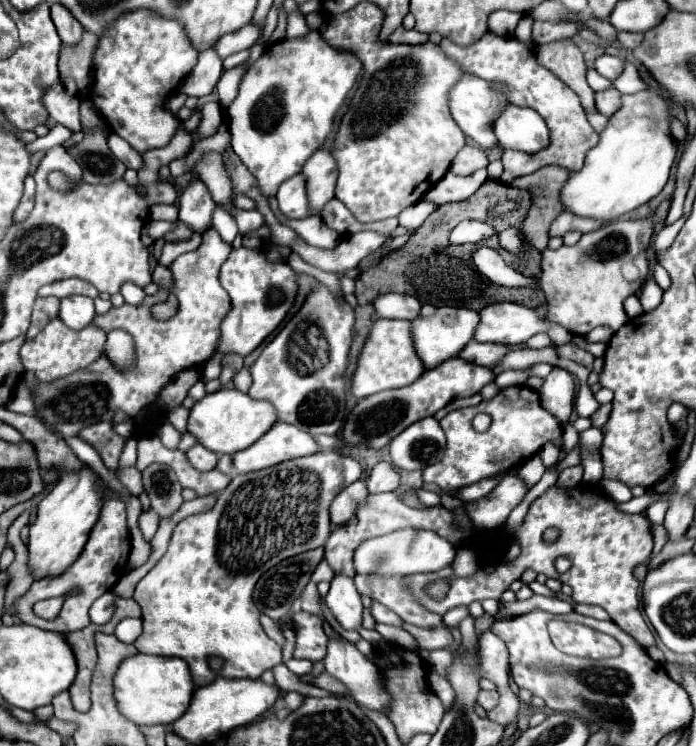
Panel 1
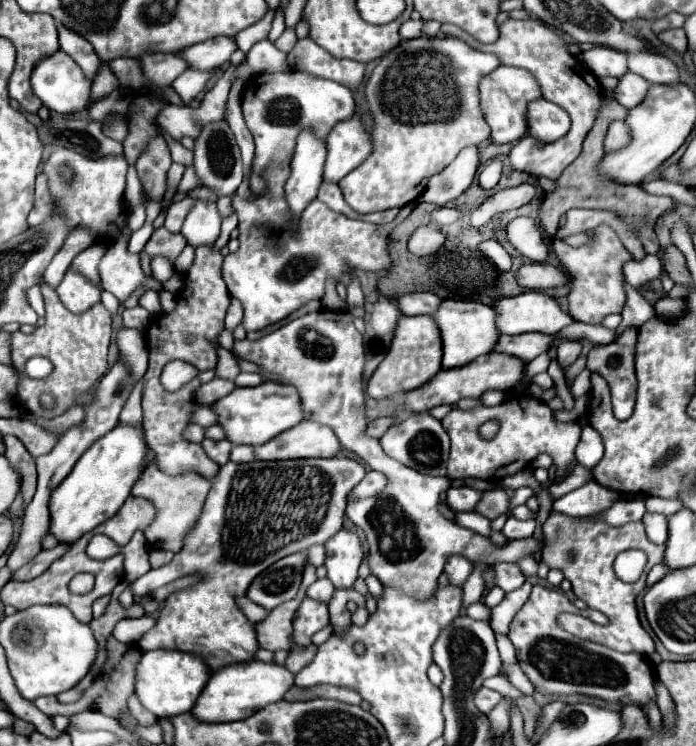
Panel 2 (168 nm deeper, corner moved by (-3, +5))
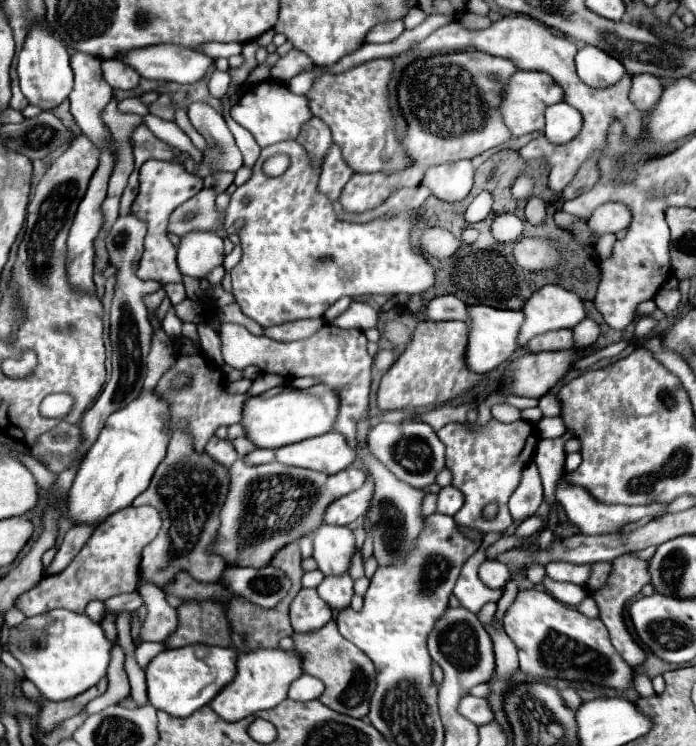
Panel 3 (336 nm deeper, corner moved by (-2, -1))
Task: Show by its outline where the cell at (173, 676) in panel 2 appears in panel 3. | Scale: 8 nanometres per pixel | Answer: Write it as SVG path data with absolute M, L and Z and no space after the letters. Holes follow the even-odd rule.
M196 643L180 649L168 649L156 655L146 667L148 699L156 709L162 709L174 717L188 717L200 707L208 705L234 677L236 651L232 647L208 647Z

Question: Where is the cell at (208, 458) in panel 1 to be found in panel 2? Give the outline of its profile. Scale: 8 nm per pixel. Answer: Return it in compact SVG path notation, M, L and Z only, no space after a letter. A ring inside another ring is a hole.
M203 439L201 447L205 449L205 453L219 465L225 465L229 461L229 451L231 451L231 443L229 441L211 441L211 439Z

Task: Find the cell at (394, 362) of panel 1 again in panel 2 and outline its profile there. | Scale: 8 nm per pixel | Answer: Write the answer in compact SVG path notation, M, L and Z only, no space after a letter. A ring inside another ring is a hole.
M429 315L401 317L385 359L379 363L379 367L367 381L367 393L373 399L405 393L427 383L439 369L441 369L441 337L435 321Z

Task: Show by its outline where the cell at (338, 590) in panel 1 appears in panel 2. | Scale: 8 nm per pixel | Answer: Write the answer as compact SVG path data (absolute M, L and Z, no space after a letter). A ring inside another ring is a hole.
M341 529L337 535L333 535L327 543L327 579L335 587L353 589L357 581L357 571L363 561L363 547L359 543L359 537L347 529Z

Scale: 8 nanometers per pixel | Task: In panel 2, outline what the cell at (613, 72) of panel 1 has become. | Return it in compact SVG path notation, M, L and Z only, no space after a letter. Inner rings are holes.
M605 45L591 47L589 51L579 53L579 59L597 77L605 77L605 75L621 77L627 73L625 53L613 47L605 47Z

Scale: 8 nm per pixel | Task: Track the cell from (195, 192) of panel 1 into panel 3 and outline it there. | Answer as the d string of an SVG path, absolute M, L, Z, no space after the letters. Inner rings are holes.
M194 231L182 237L178 247L178 269L182 275L206 279L212 269L224 263L224 241L214 233Z

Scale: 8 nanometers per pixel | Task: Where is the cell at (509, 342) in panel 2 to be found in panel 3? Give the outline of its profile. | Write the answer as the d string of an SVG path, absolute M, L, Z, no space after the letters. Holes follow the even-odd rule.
M558 329L558 331L550 331L544 335L534 337L524 349L532 351L532 353L540 353L540 351L562 351L562 349L570 349L572 345L572 329Z

